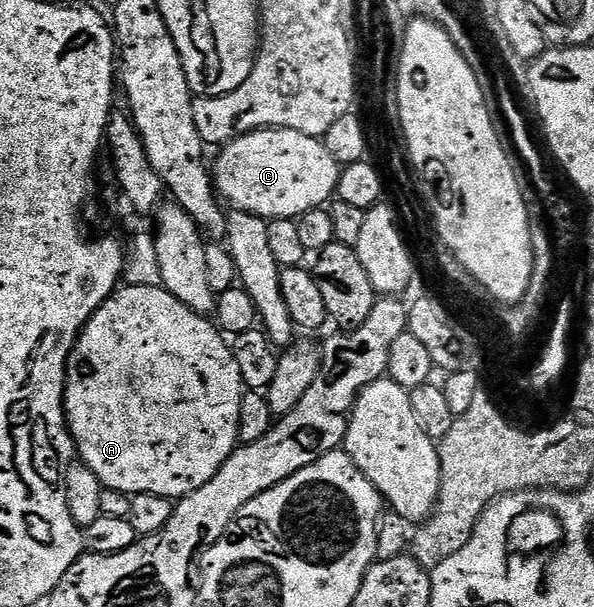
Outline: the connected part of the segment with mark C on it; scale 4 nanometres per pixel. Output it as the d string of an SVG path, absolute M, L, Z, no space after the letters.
M269 127L238 135L219 151L216 163L214 159L214 186L217 196L229 208L269 221L297 220L307 211L324 207L336 194L341 164L330 157L320 139L306 133Z

